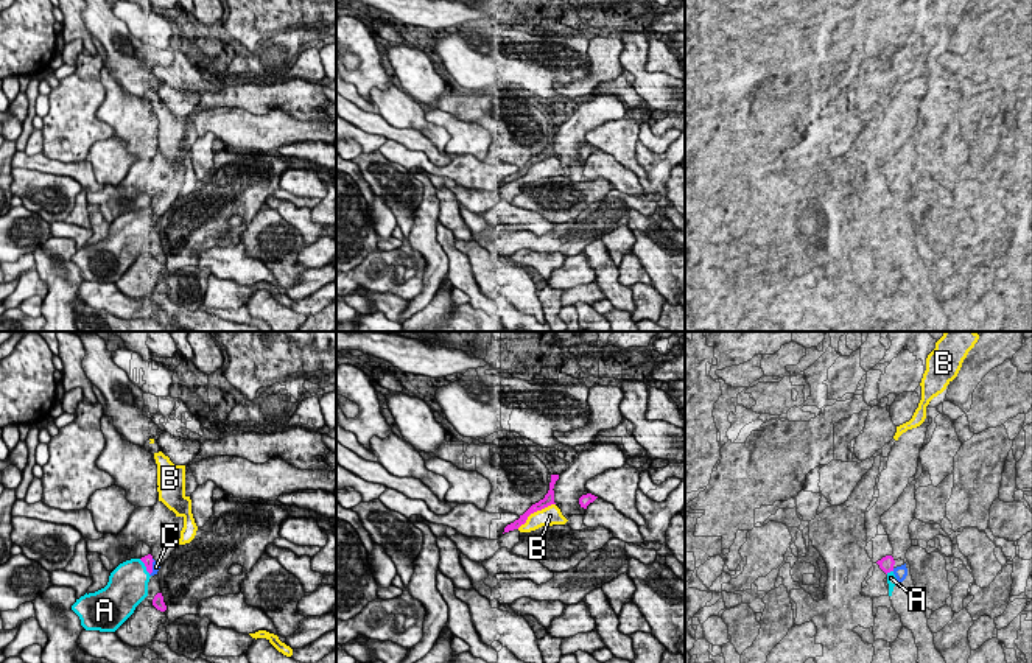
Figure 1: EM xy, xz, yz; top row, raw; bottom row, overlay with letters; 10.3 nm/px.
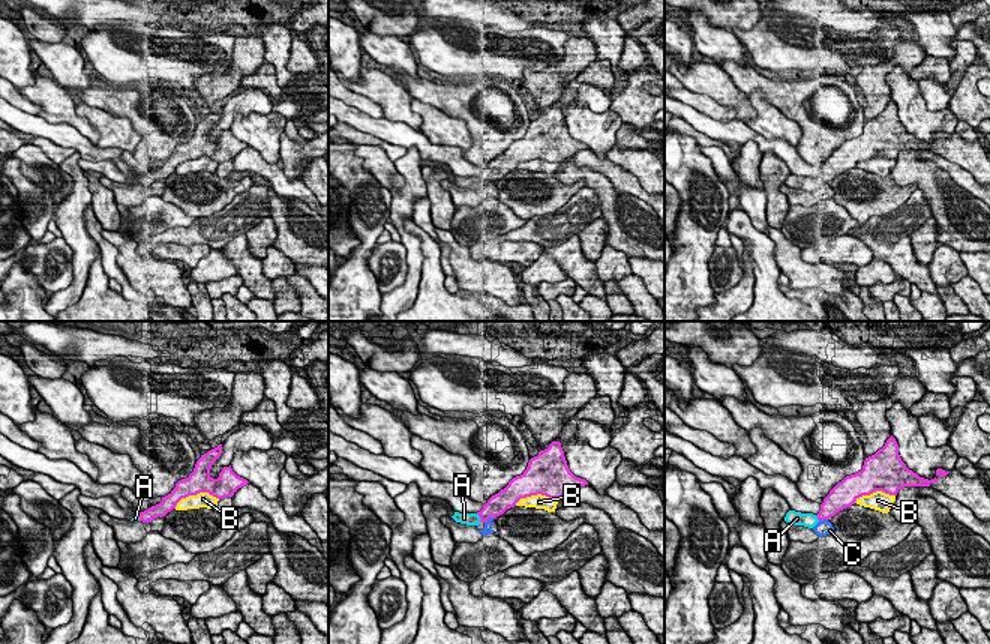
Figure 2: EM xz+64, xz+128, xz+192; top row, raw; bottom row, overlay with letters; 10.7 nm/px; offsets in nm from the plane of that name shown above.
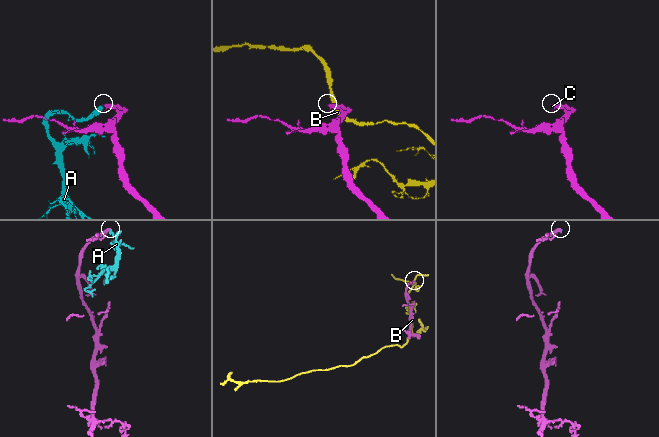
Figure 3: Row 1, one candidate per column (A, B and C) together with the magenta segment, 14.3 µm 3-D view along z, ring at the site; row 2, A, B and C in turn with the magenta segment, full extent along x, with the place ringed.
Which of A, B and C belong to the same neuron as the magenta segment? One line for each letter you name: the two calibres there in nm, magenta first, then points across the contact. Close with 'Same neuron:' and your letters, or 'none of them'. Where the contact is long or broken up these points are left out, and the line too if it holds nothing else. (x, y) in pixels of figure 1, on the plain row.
A: calibres 100 and 400 nm
Same neuron: A

